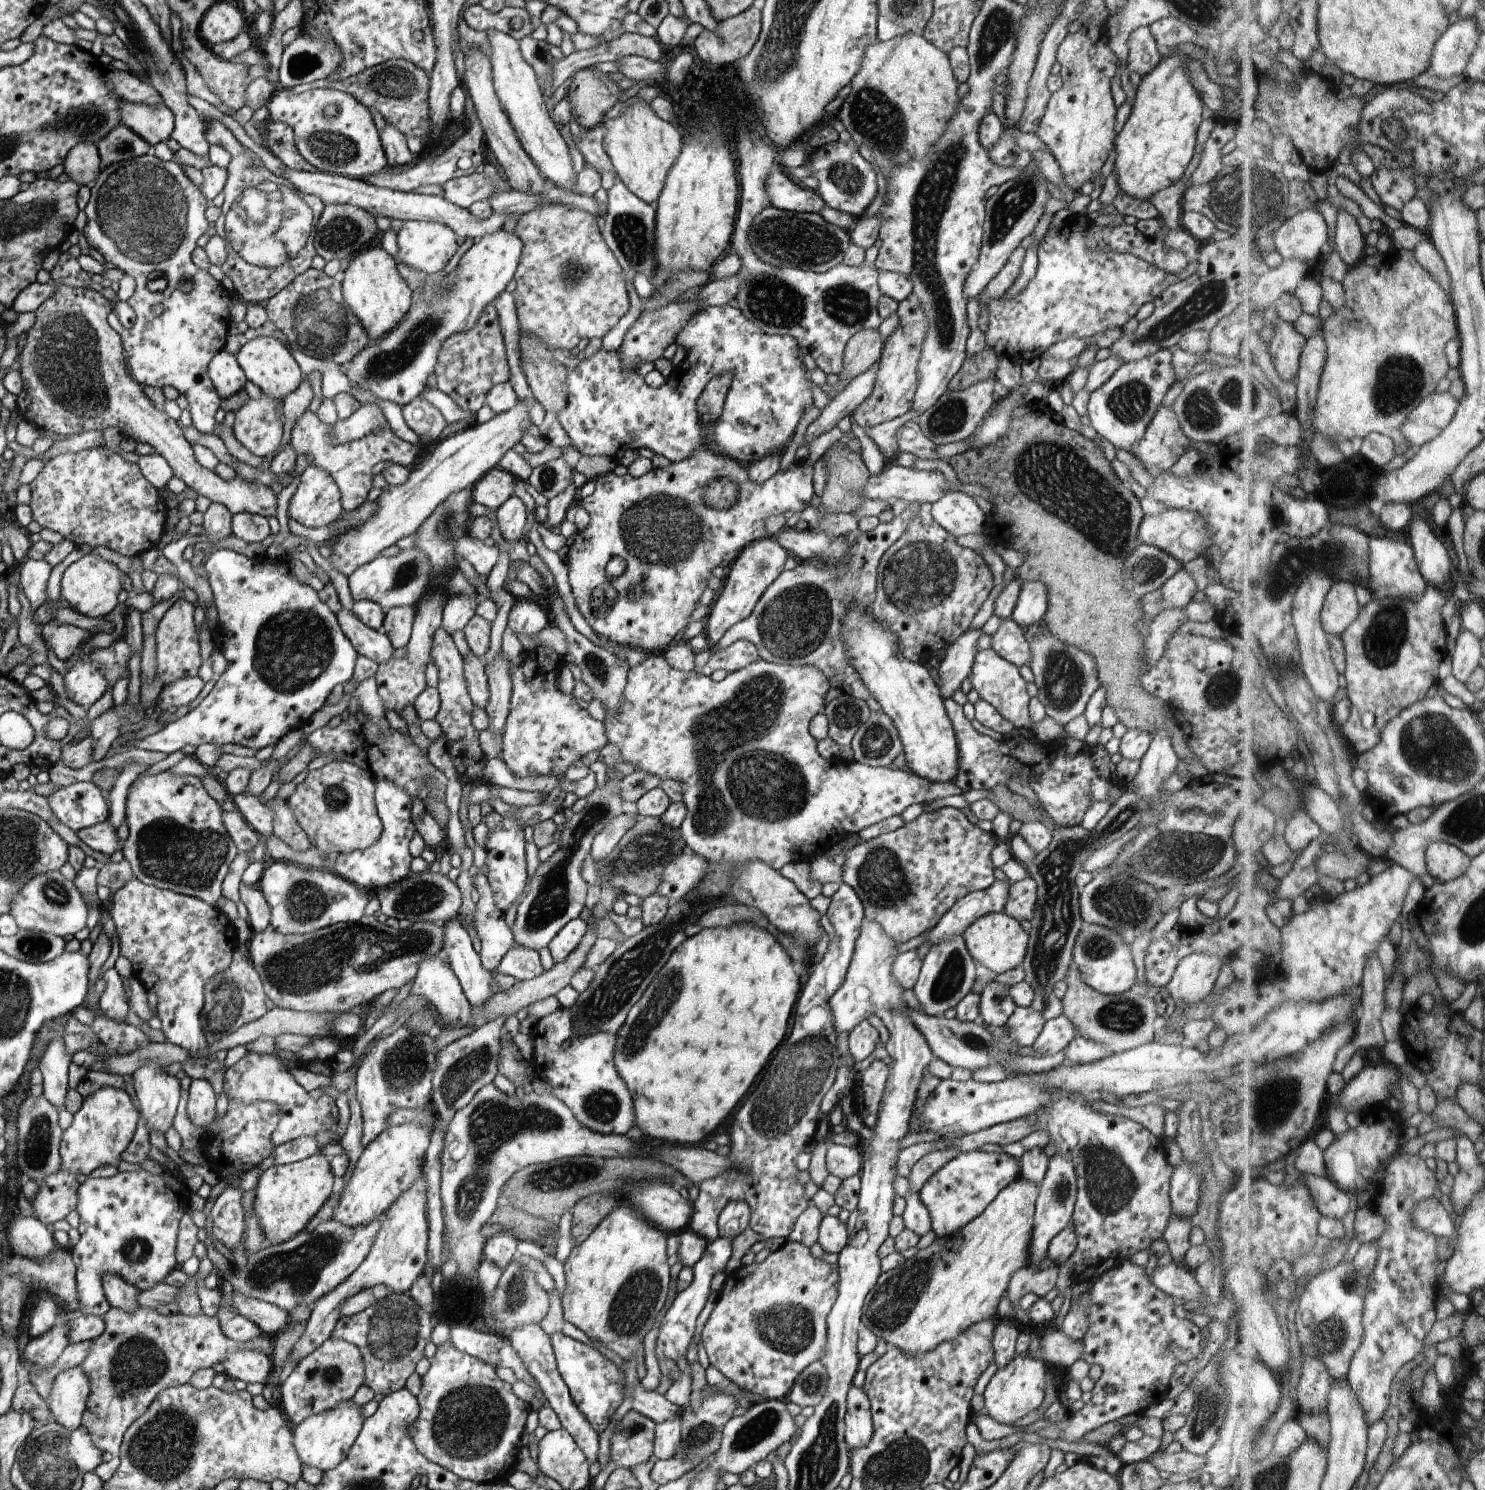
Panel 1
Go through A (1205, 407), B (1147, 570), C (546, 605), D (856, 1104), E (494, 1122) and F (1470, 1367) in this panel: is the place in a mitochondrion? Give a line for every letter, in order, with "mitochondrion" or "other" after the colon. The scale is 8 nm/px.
A: mitochondrion
B: mitochondrion
C: other
D: other
E: mitochondrion
F: other

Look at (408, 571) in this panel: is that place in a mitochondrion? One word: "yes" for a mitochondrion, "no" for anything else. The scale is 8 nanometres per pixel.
yes

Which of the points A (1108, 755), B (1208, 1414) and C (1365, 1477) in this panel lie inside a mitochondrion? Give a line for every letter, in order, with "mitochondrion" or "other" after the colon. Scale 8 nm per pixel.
A: other
B: mitochondrion
C: other

